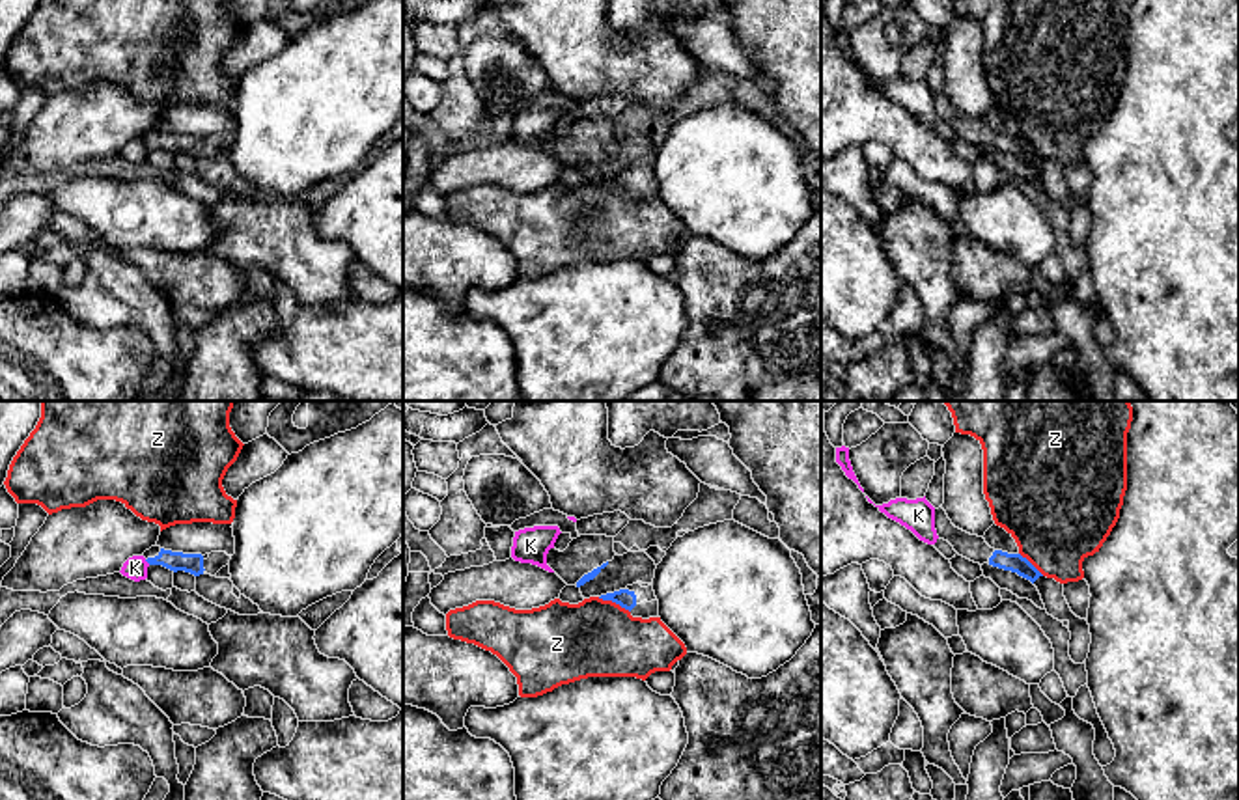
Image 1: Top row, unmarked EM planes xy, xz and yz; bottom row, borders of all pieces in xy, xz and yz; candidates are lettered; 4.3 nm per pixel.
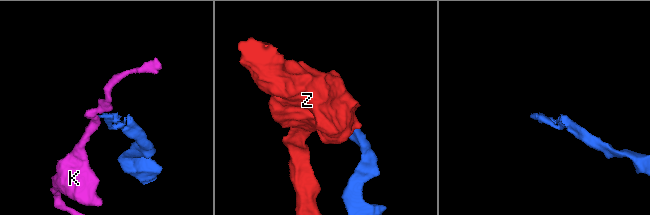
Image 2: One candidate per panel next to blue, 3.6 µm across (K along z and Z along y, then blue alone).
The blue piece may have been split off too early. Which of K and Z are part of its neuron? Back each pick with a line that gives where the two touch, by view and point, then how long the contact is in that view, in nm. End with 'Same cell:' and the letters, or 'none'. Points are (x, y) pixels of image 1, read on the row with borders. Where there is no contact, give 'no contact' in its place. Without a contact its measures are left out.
Same cell: none

